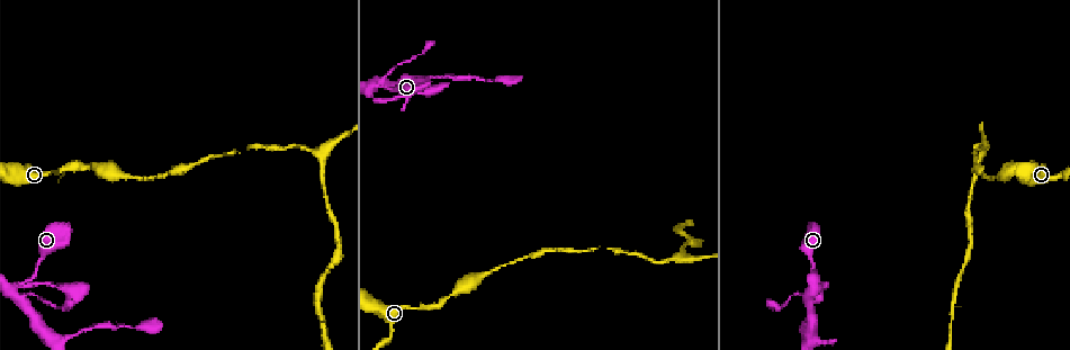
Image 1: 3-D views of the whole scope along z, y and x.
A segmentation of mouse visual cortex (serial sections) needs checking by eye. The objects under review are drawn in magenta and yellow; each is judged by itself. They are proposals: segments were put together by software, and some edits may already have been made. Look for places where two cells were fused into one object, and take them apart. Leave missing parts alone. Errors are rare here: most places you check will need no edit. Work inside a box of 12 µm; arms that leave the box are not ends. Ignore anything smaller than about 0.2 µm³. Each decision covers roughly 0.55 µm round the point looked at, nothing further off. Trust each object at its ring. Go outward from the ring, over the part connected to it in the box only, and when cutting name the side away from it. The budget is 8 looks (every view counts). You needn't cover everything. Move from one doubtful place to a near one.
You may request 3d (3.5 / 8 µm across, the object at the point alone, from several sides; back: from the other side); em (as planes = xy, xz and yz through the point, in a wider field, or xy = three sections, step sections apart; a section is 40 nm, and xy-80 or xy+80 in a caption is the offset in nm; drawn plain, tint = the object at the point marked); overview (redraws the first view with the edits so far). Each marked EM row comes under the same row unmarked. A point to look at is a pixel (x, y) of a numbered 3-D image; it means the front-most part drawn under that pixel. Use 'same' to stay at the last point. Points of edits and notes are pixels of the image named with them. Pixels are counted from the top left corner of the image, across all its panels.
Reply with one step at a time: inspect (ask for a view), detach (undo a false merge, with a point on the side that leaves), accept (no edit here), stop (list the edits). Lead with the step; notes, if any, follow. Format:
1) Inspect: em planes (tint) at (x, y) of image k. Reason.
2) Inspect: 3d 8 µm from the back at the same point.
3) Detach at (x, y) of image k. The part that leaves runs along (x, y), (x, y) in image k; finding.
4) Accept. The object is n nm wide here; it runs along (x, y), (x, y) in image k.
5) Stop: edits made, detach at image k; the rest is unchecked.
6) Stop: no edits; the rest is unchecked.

Inspect: em xy step 2 (tint) at (430, 310) of image 1. Calibre changes.

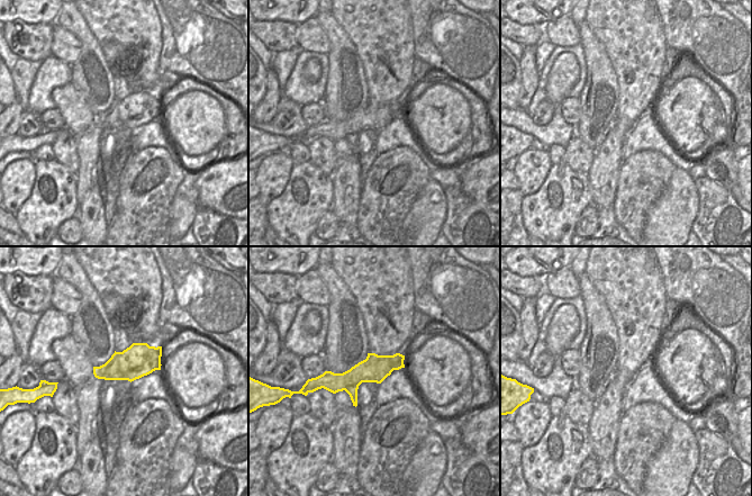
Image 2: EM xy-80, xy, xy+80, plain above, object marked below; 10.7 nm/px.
Inspect: 3d 3.5 µm at the same point.

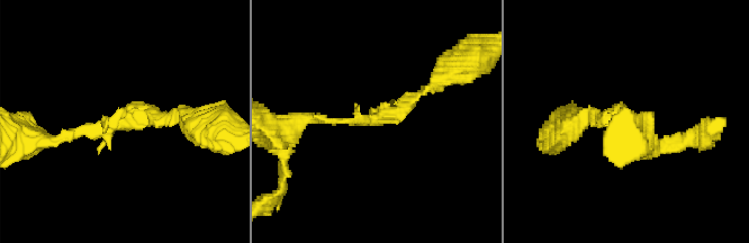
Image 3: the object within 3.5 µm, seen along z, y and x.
Accept. The arms are 100, 150 nm wide; it runs along (400, 358), (351, 379), (326, 379) in image 2; continuous, no second cell.

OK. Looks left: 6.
Inspect: 3d 3.5 µm from the back at (626, 250) of image 1. Sudden change in width.

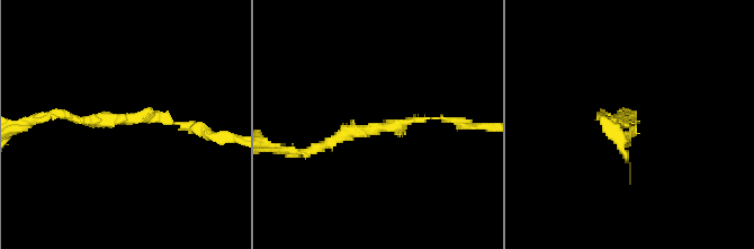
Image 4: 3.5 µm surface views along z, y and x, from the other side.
Inspect: em xy step 3 (tint) at (383, 129) of image 4. The arms are 100, 150 nm wide; need the tissue.

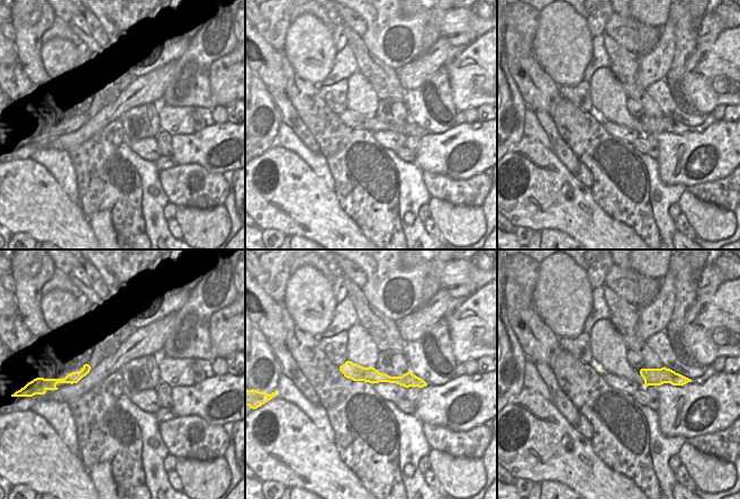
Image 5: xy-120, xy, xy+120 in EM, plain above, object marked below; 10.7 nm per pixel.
Accept. It runs along (454, 122), (415, 118), (308, 150) in image 4; one cell here.

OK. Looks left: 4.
Inspect: 3d 3.5 µm at (316, 150) of image 1. Branch point.

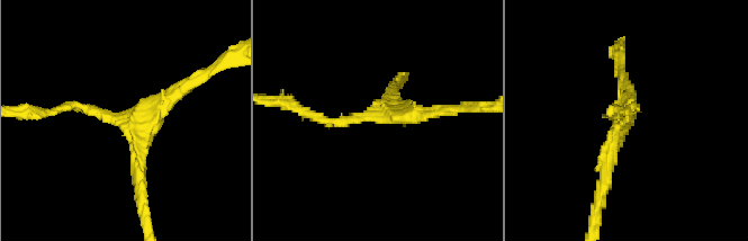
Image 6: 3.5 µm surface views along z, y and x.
Inspect: em xy step 5 (tint) at (128, 120) of image 6. 3 arms meet here; the arms are 100, 200, 200 nm wide; shape alone is not enough.

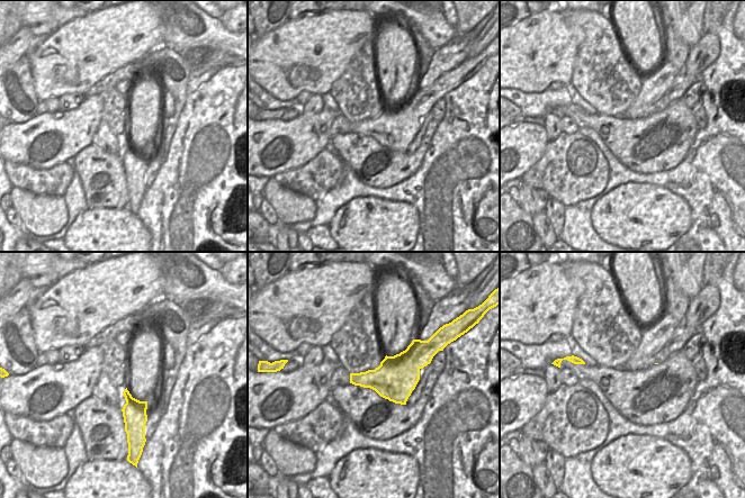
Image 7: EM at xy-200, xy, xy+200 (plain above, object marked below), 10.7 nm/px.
Inspect: em xy step 1 (tint) at the same point. Another direction.

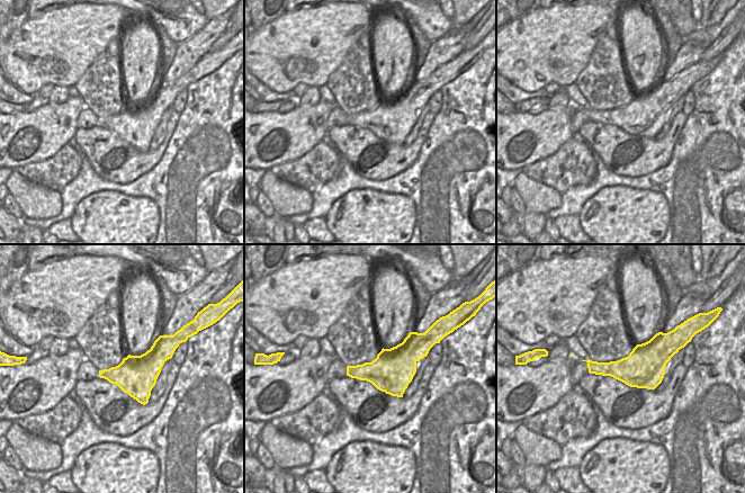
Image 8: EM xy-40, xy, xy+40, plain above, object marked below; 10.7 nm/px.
Accept. It runs along (63, 108), (135, 128), (142, 192) in image 6; all the same cell.

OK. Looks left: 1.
Stop: no edits; the rest is unchecked.

